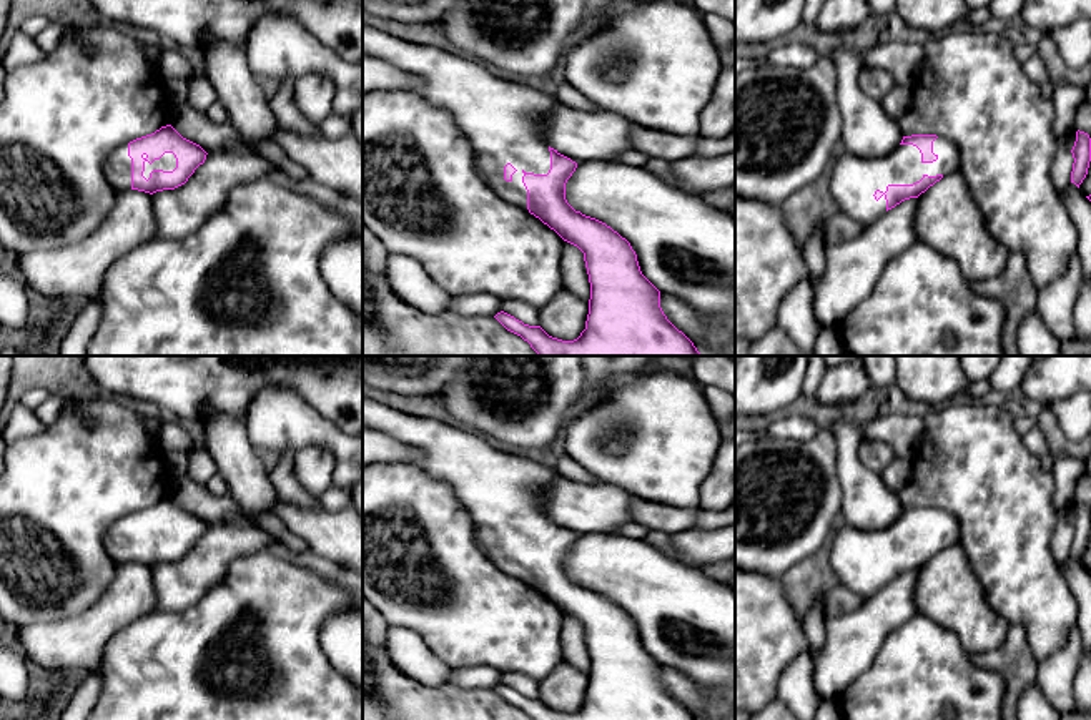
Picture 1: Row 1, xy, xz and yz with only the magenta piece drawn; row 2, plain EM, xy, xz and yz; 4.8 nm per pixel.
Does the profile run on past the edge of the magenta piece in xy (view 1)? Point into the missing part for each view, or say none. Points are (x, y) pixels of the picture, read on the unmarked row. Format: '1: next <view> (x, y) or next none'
1: next xy (118, 537)

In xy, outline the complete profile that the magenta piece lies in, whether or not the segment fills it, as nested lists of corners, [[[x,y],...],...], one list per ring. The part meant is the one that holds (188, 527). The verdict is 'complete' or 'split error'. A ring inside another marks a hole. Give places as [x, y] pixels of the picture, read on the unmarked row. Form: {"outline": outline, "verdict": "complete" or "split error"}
{"outline": [[[166,497],[120,517],[105,535],[105,549],[116,564],[131,560],[153,567],[185,557],[206,527],[200,517]]], "verdict": "split error"}

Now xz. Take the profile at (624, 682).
{"outline": [[[363,396],[363,427],[373,427],[417,449],[422,457],[412,466],[426,476],[447,482],[457,499],[472,517],[476,540],[486,557],[502,572],[527,582],[544,597],[554,602],[564,614],[577,619],[584,625],[584,634],[590,655],[589,687],[585,702],[574,713],[562,713],[549,708],[541,698],[529,698],[514,688],[501,683],[494,690],[511,705],[521,708],[531,720],[695,720],[694,715],[679,703],[660,680],[660,663],[642,647],[637,627],[630,615],[605,595],[575,584],[565,572],[565,555],[577,540],[577,535],[550,520],[544,510],[544,489],[559,474],[534,459],[497,449],[487,437],[466,427],[454,427],[432,417],[417,417],[401,412],[383,402]]], "verdict": "split error"}

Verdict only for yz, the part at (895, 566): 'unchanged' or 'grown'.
grown

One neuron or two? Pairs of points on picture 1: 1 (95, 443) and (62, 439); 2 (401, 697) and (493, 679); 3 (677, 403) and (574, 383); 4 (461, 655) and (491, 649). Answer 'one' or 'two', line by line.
1: one
2: two
3: two
4: one

